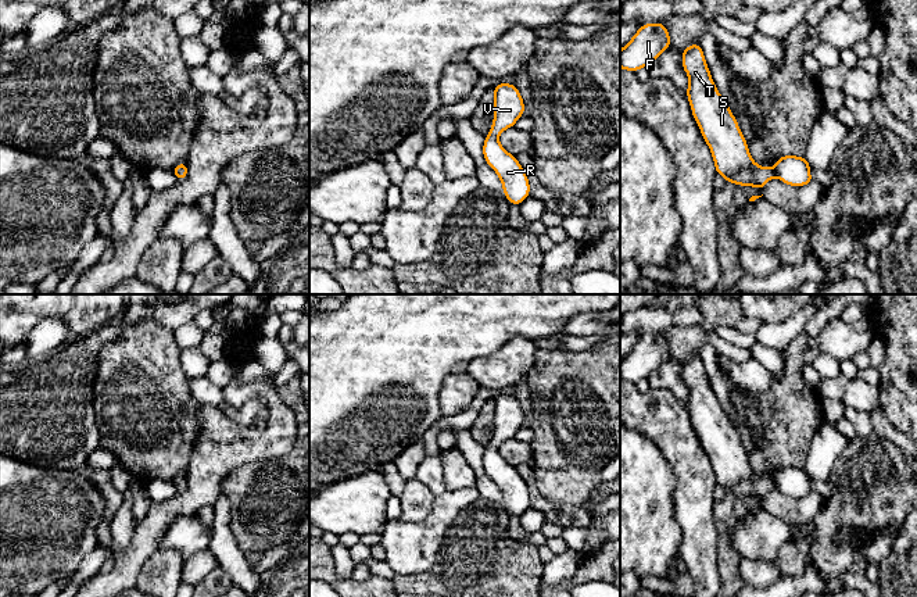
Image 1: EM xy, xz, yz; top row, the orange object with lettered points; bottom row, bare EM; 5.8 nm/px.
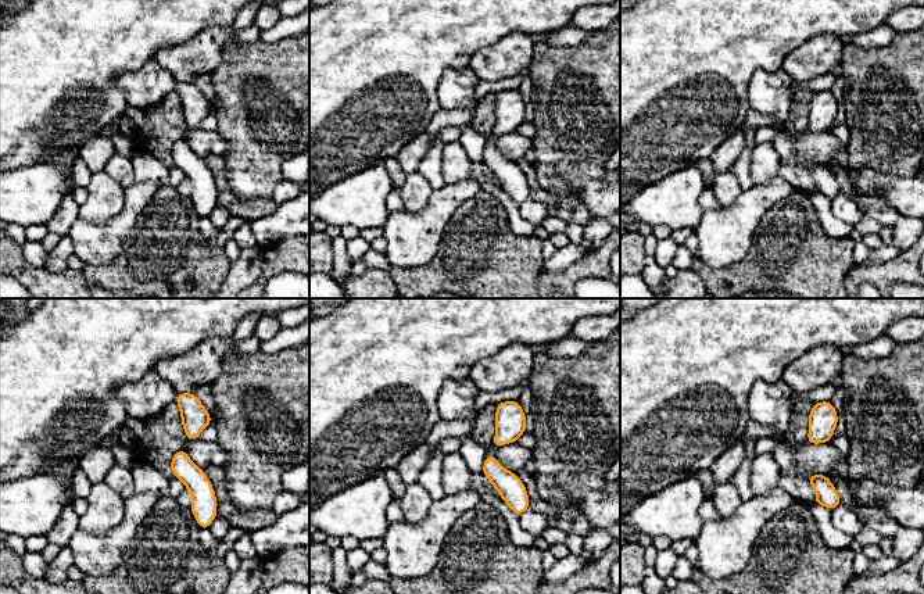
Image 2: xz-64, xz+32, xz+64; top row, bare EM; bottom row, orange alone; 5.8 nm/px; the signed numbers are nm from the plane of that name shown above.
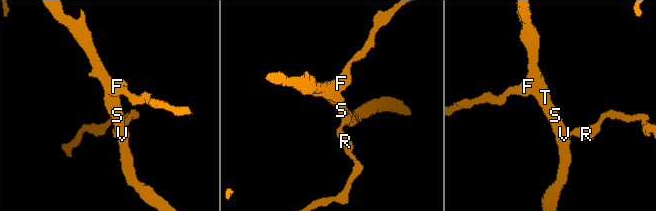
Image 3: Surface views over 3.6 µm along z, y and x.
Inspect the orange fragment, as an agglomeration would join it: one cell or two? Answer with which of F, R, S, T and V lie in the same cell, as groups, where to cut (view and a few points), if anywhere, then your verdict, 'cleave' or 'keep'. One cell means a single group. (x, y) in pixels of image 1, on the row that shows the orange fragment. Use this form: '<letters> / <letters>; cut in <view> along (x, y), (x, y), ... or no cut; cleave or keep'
F R S T V; no cut; keep

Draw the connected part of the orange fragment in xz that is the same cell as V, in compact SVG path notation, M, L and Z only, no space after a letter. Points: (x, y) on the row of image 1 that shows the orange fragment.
M498 83L494 87L494 121L483 144L483 155L501 179L506 200L515 205L530 194L530 183L526 171L517 158L509 154L498 140L498 136L524 114L524 103L519 89L512 83Z

